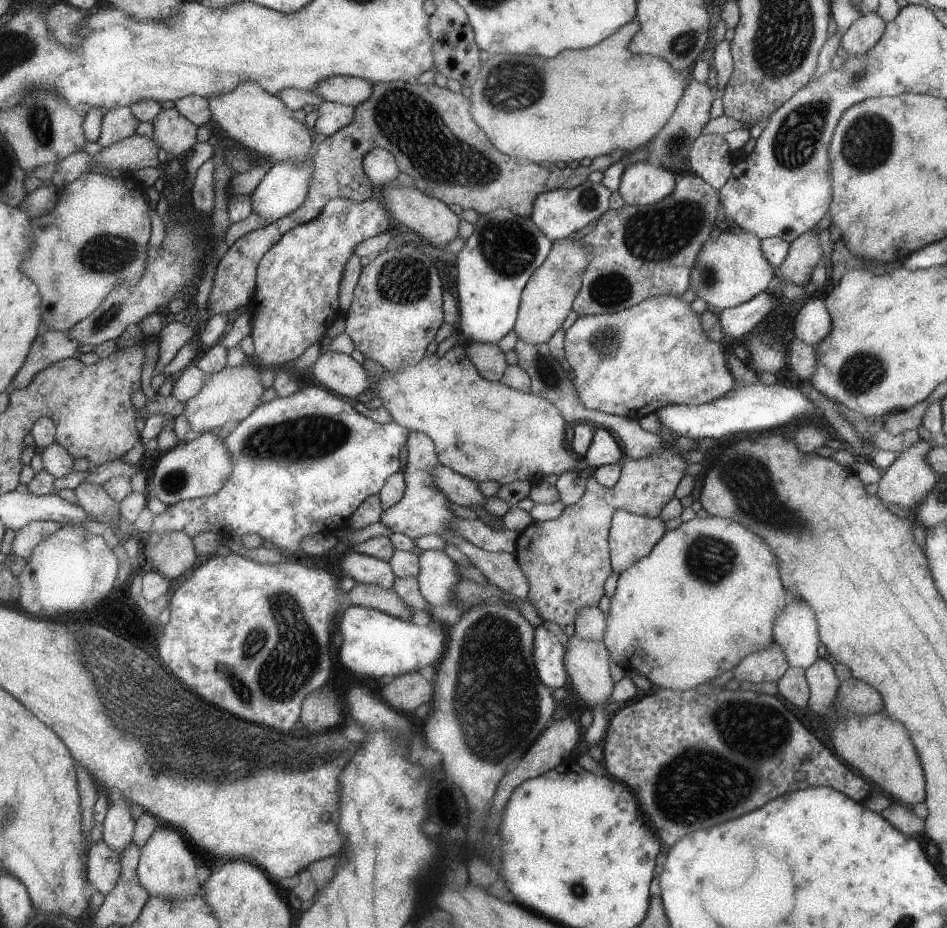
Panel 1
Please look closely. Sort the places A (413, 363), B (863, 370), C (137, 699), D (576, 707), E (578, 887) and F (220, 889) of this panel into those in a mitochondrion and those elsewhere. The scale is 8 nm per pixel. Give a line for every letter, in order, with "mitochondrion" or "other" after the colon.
A: other
B: mitochondrion
C: mitochondrion
D: other
E: mitochondrion
F: other

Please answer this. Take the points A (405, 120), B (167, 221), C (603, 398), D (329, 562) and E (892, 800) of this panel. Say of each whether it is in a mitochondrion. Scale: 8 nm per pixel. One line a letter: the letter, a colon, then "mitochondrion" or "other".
A: mitochondrion
B: other
C: other
D: other
E: other

